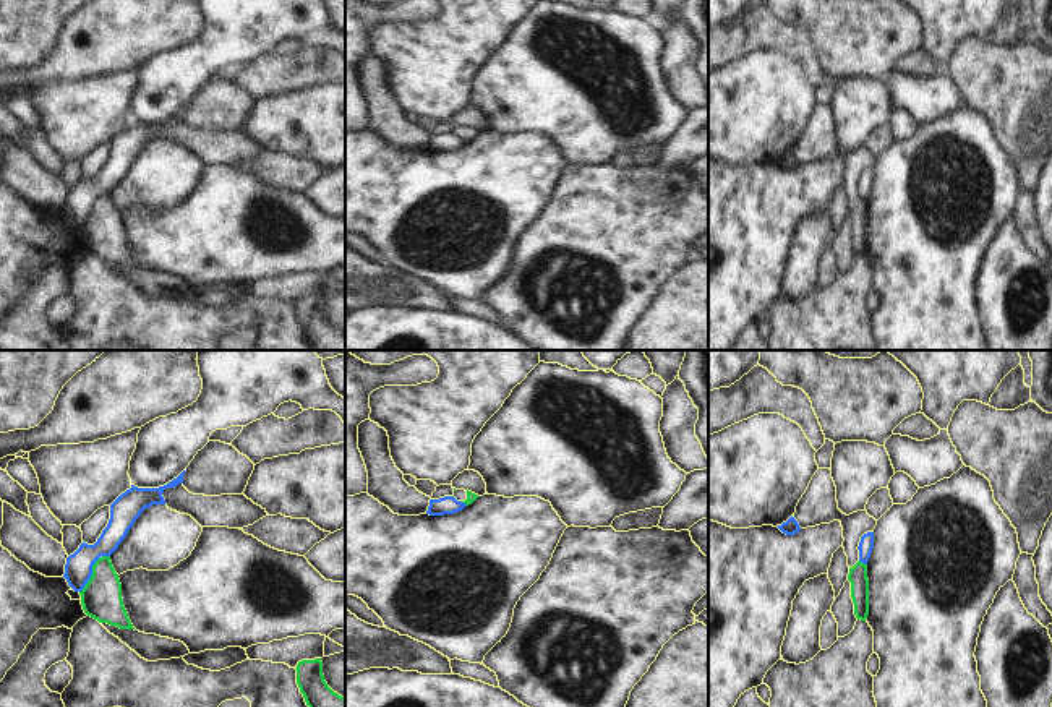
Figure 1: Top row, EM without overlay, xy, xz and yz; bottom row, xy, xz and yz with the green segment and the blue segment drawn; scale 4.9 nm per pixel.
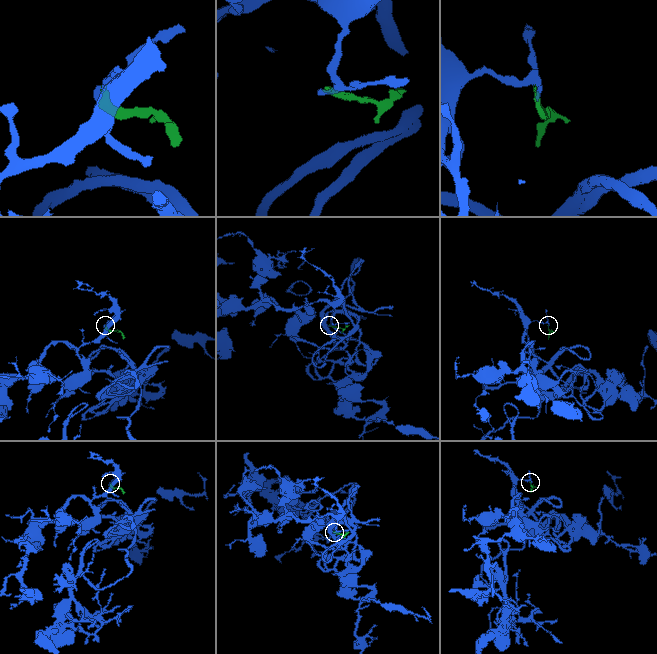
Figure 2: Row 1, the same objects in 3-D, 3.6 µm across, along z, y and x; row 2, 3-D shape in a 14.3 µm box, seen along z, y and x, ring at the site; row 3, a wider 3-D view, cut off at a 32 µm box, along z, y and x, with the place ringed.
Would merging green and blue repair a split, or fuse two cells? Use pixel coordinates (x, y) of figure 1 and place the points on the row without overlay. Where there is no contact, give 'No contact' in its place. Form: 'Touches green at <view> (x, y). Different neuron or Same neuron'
Touches green at xy (93, 211). Different neuron

